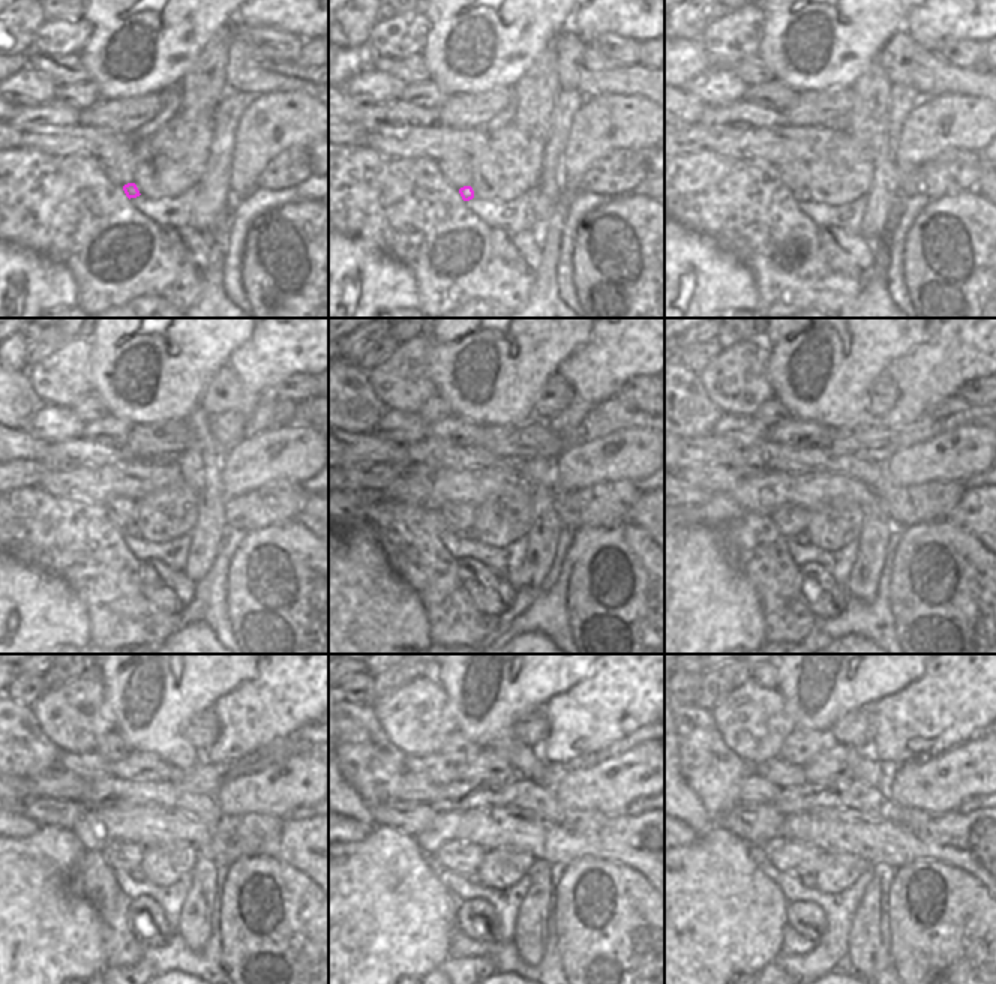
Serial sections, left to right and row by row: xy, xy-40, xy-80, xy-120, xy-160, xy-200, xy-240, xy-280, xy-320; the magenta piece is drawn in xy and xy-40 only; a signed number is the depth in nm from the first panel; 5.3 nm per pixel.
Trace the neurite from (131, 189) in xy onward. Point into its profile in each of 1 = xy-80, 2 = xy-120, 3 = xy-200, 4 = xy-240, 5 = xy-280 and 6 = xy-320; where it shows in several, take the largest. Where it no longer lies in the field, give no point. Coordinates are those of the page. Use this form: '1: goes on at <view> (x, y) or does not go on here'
1: goes on at xy-80 (800, 195)
2: goes on at xy-120 (131, 531)
3: goes on at xy-200 (803, 539)
4: goes on at xy-240 (137, 876)
5: goes on at xy-280 (473, 878)
6: goes on at xy-320 (809, 881)

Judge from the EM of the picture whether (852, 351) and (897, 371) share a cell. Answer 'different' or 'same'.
different

